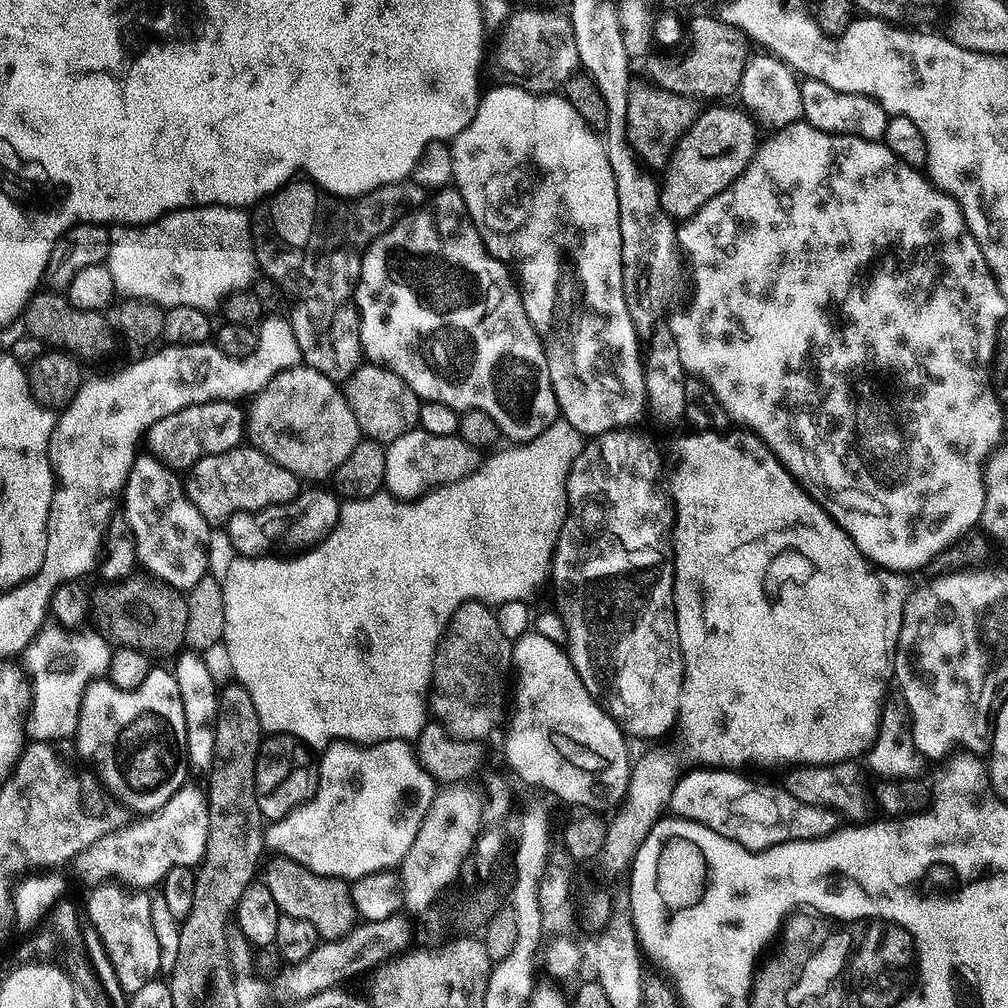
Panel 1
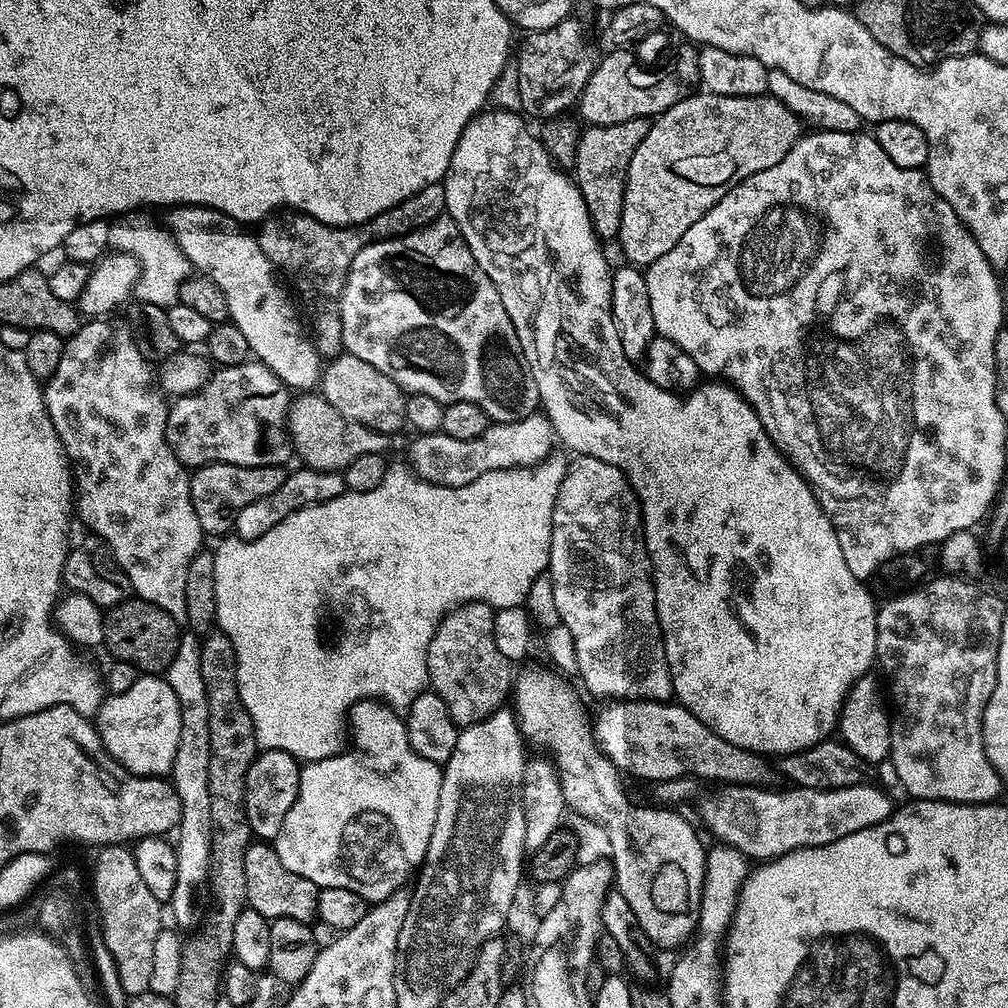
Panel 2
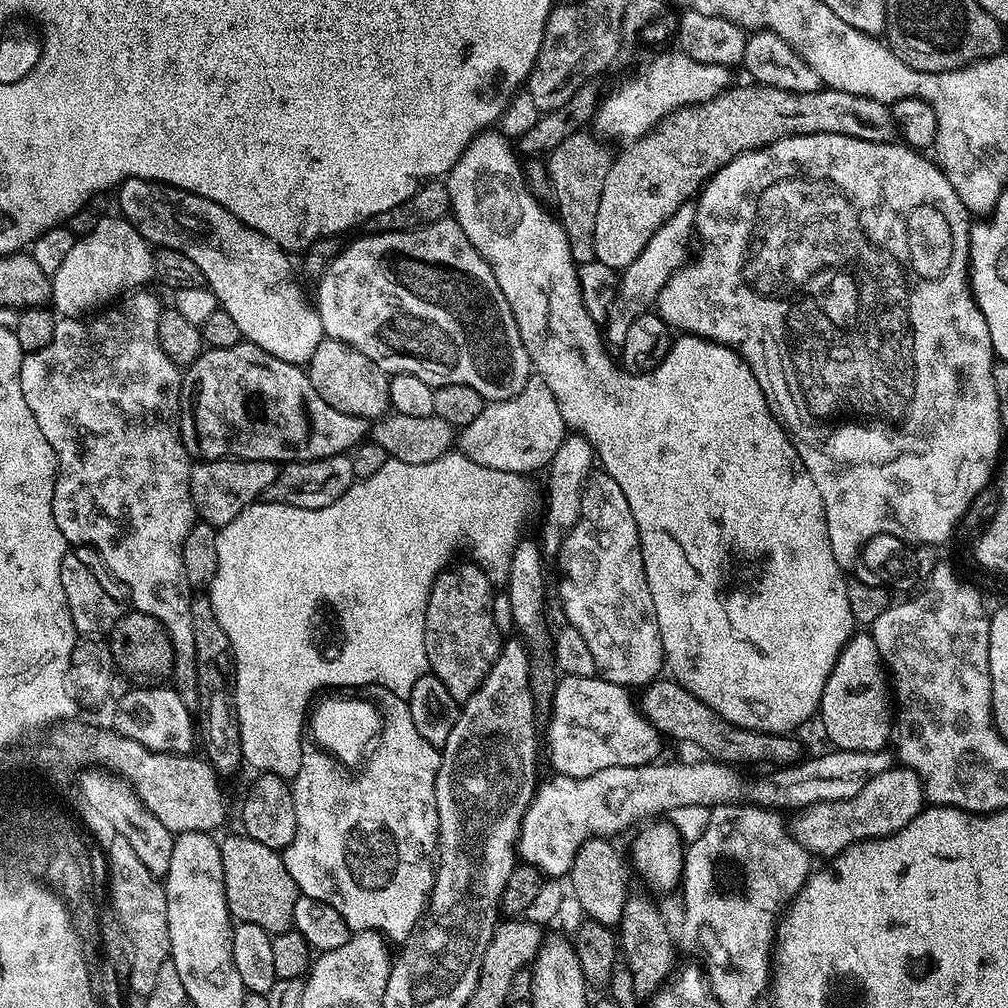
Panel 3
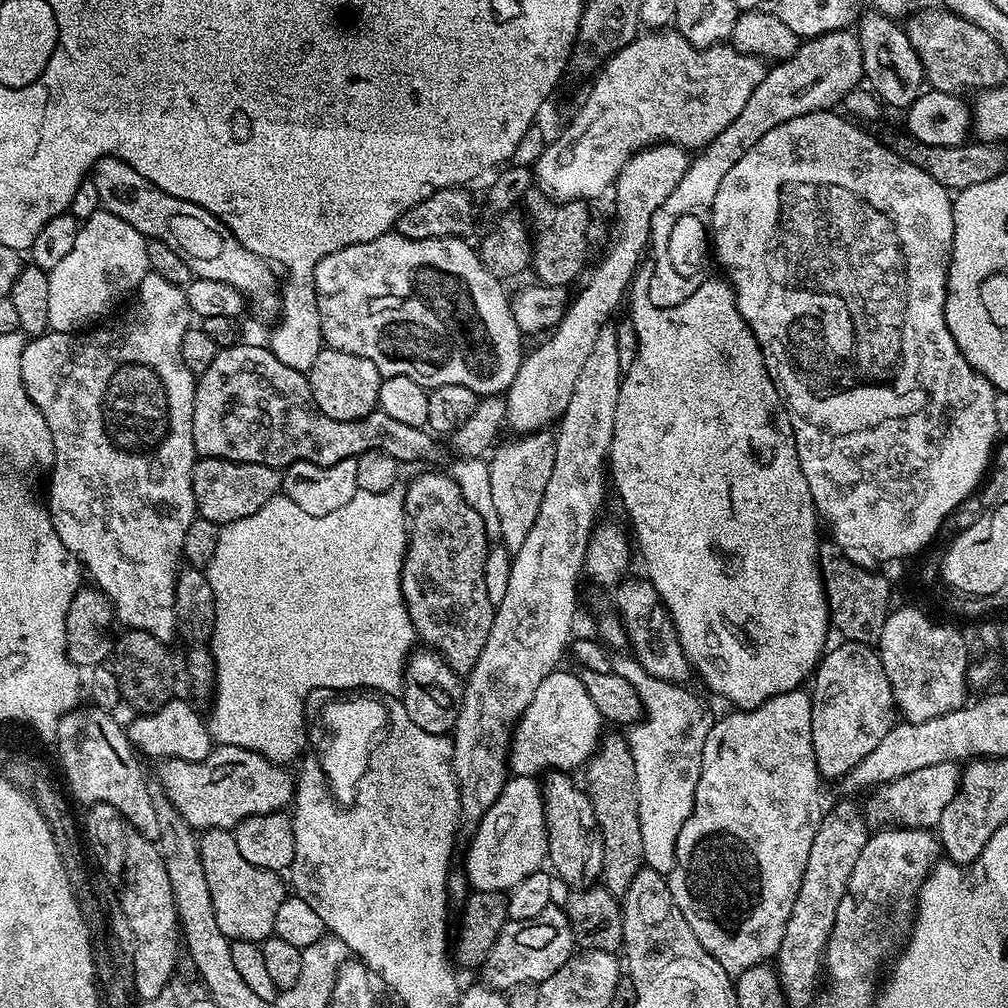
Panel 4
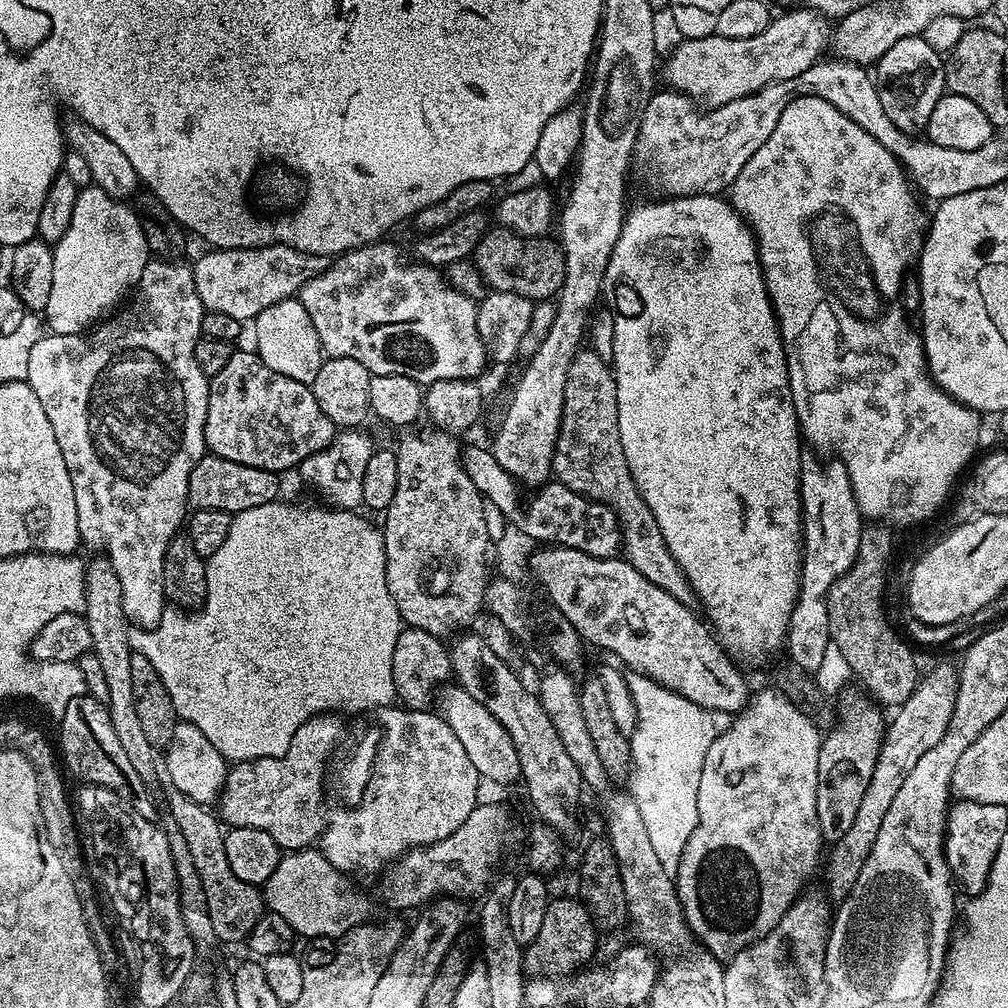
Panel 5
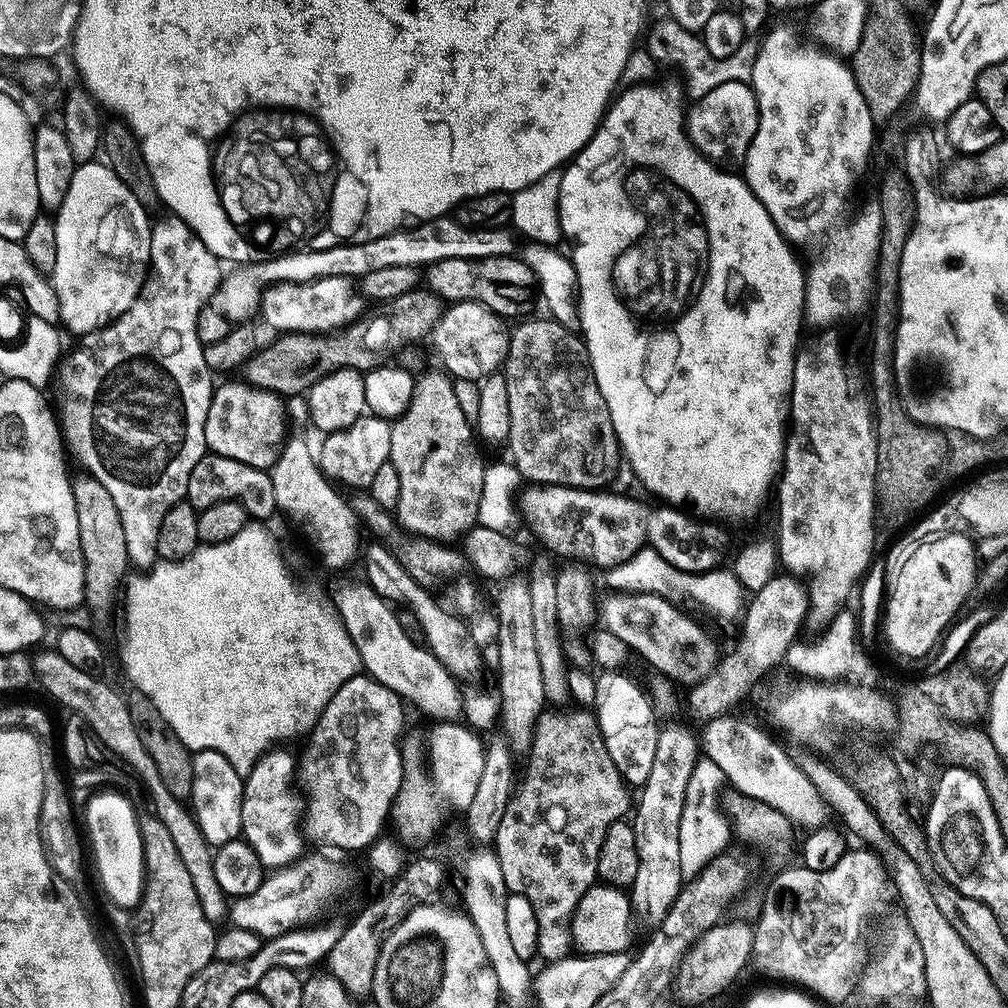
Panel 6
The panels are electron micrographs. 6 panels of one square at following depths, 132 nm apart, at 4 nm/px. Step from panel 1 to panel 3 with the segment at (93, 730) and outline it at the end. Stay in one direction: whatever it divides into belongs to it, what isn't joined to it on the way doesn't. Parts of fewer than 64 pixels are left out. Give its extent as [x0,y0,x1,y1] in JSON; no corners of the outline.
[115,686,198,752]

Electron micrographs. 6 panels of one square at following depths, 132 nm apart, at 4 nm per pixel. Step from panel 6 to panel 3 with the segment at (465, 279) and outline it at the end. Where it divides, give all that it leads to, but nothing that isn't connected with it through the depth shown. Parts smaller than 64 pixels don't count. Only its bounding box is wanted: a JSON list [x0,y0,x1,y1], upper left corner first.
[547,130,610,265]

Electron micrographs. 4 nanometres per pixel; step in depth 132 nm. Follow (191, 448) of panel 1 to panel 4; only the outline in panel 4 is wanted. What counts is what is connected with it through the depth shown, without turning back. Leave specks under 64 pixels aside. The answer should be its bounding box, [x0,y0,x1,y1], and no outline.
[194,342,446,469]

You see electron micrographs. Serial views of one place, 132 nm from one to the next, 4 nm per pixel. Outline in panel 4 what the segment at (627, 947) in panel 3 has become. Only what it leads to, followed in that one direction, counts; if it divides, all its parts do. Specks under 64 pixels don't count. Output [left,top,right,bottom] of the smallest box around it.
[586,730,644,898]

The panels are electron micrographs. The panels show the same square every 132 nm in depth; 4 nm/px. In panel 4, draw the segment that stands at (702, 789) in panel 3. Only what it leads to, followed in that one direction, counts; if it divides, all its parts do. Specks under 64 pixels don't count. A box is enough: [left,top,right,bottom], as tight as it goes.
[463,775,548,893]

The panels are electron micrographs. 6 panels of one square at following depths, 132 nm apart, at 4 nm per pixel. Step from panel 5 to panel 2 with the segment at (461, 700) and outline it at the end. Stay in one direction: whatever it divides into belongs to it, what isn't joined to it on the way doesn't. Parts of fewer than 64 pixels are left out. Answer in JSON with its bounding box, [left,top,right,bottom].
[594,700,777,786]

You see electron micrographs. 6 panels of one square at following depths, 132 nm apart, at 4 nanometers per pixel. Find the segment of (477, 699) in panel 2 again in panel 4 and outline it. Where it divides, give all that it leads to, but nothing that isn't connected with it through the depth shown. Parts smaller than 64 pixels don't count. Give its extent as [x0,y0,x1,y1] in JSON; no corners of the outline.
[400,470,496,674]

